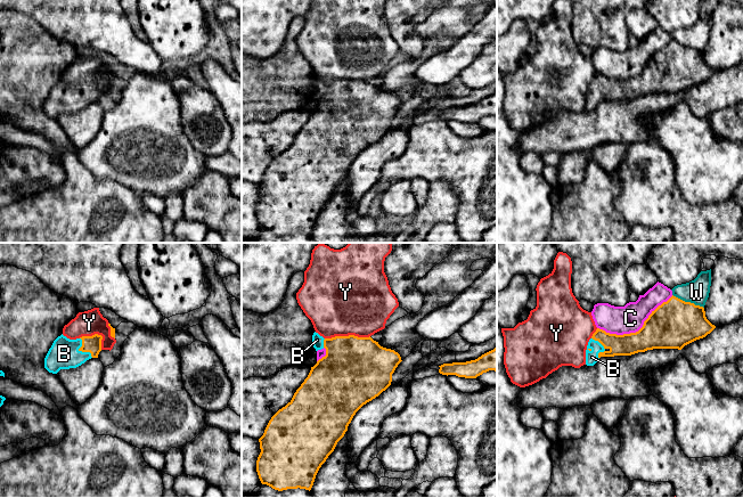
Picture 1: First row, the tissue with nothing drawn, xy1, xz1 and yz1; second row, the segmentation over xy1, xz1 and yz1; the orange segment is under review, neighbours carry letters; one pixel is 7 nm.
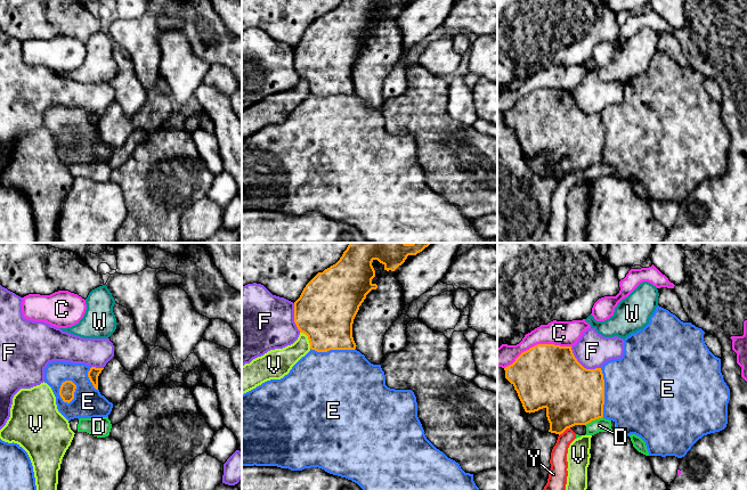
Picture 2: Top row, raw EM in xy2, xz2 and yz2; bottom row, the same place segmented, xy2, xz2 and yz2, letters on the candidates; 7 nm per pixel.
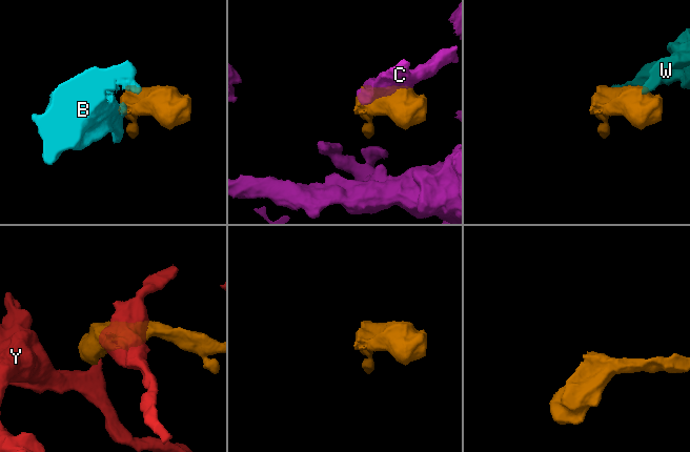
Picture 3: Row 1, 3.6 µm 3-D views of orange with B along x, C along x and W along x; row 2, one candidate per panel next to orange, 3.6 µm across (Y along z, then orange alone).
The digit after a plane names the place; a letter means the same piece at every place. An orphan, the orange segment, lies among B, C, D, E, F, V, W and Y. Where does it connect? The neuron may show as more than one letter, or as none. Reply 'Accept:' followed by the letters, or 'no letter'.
Accept: B

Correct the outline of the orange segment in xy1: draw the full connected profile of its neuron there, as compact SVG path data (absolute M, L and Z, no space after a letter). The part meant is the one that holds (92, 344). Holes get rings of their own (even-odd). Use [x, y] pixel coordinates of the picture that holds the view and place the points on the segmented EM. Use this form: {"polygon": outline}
{"polygon": "M63 334L58 336L44 358L44 368L52 374L60 369L76 368L91 358L98 358L101 351L103 336L82 336L70 340Z"}

